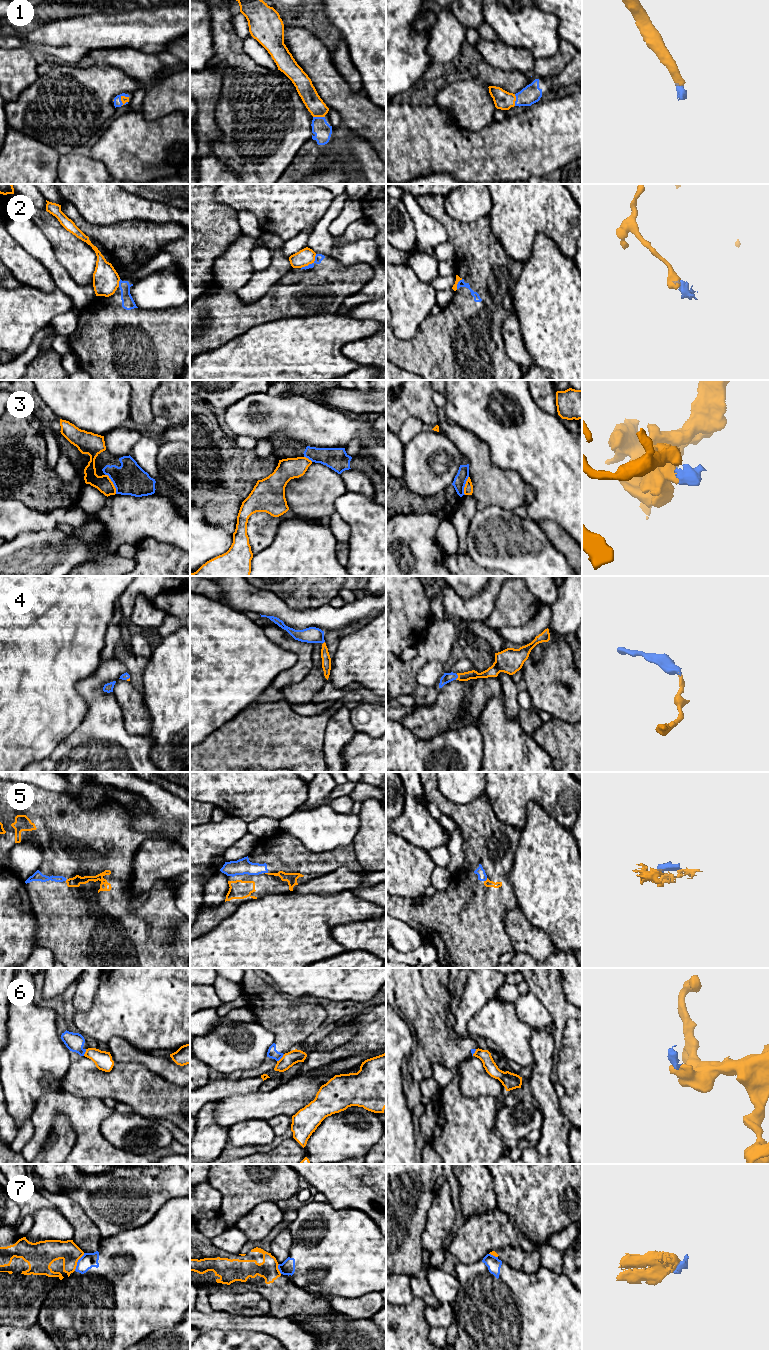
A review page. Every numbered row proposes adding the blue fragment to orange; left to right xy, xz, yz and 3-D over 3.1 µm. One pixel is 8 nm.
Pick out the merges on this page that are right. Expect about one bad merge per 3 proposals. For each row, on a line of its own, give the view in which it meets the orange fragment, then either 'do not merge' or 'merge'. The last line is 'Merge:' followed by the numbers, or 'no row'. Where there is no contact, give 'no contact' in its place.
1: contact in xz; merge
2: contact in xz; do not merge
3: contact in xy; do not merge
4: contact in yz; merge
5: contact in yz; merge
6: contact in xz; do not merge
7: contact in xy; do not merge
Merge: 1, 4, 5

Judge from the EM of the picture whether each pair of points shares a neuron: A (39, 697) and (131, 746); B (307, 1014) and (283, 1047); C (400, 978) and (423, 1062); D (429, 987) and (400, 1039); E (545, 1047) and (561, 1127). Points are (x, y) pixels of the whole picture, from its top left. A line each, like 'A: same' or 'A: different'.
A: different
B: same
C: same
D: different
E: same

